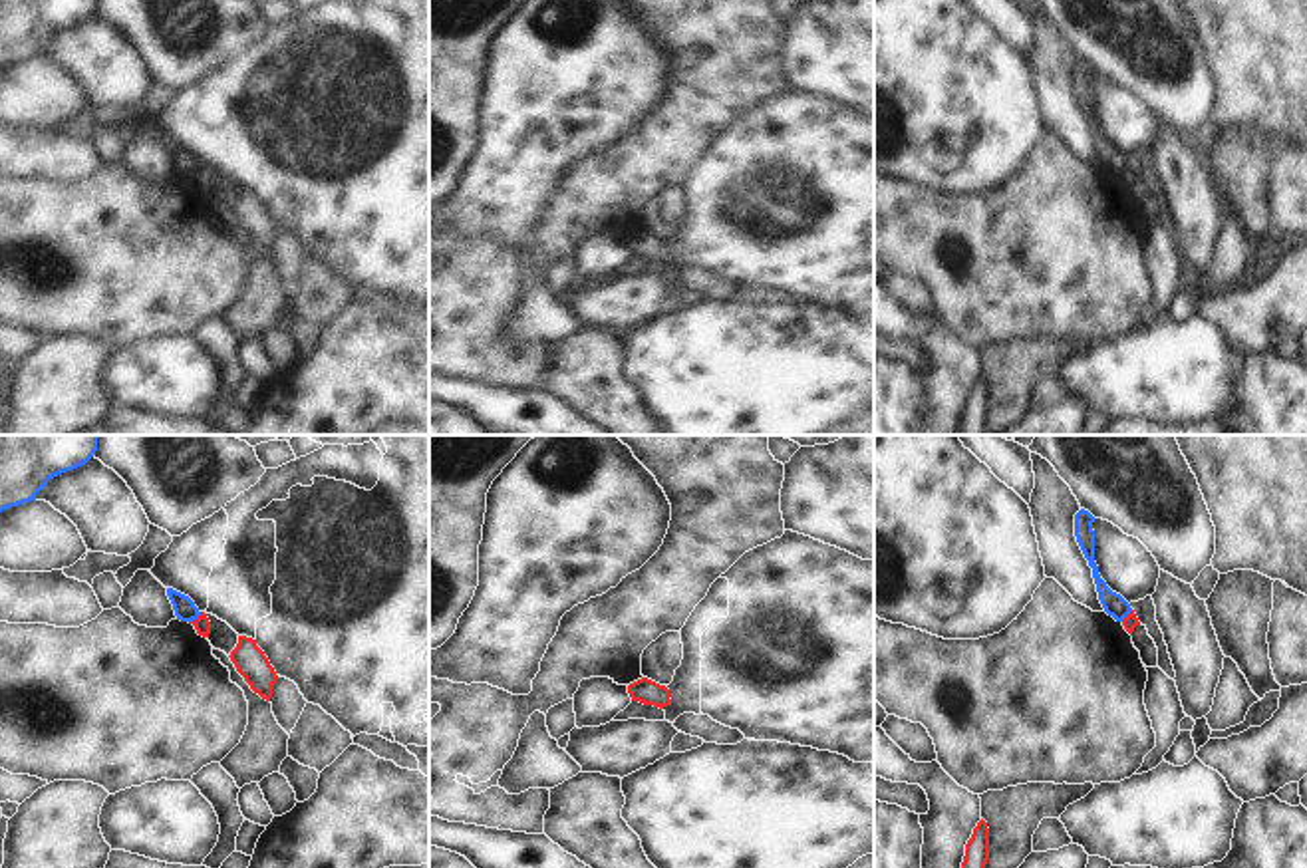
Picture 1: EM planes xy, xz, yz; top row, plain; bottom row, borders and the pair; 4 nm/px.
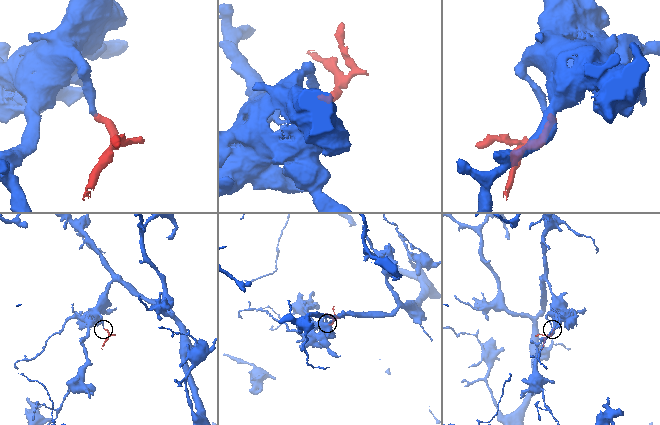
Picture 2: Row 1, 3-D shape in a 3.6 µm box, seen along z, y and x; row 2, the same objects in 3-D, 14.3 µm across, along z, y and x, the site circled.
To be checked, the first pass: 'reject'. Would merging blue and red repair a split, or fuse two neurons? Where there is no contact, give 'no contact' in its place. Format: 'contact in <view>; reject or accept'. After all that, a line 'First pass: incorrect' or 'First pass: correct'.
contact in xy; reject
First pass: correct

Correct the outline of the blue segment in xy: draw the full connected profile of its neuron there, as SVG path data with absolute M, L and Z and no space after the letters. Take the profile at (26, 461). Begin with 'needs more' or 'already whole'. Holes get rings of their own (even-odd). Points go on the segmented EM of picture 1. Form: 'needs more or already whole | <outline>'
already whole | M0 435L0 512L30 501L50 479L85 465L99 435Z

